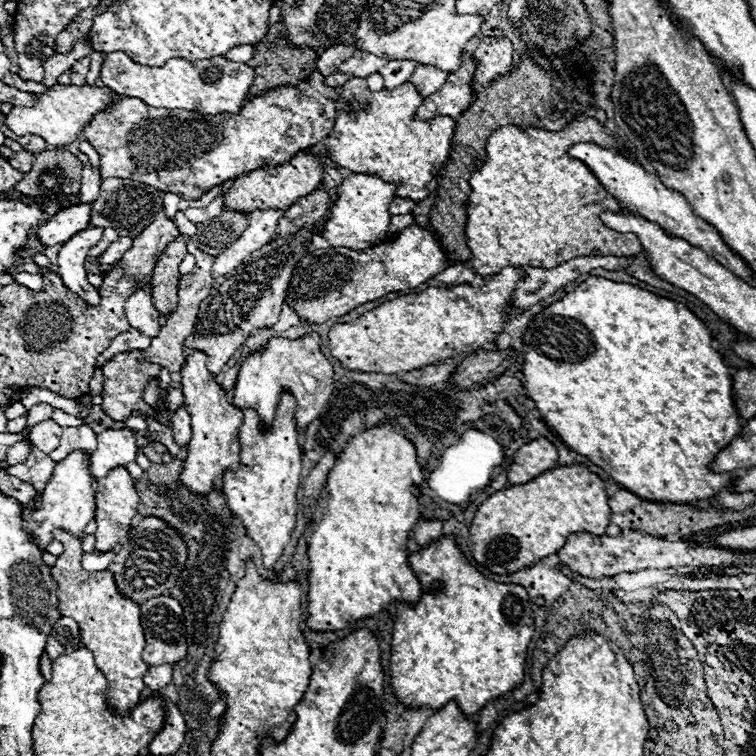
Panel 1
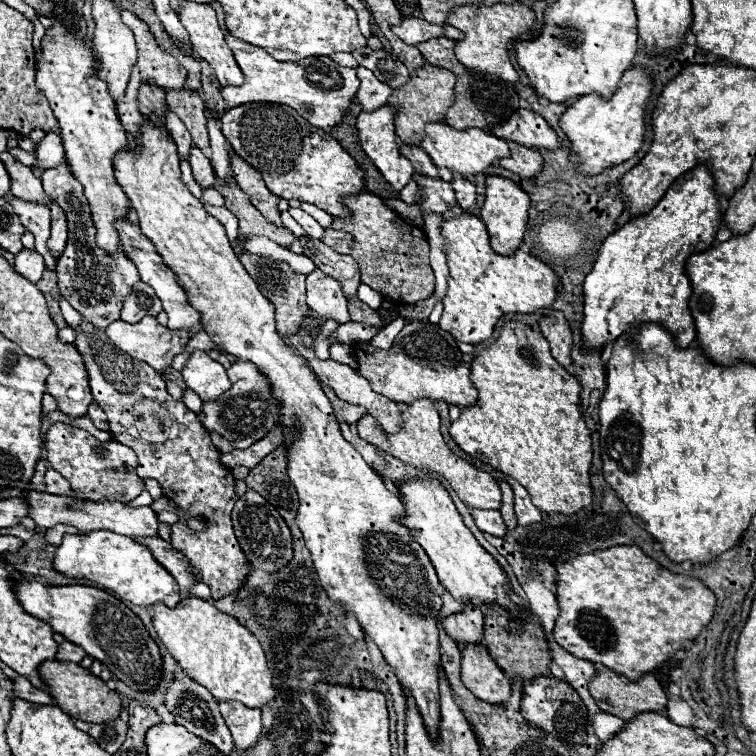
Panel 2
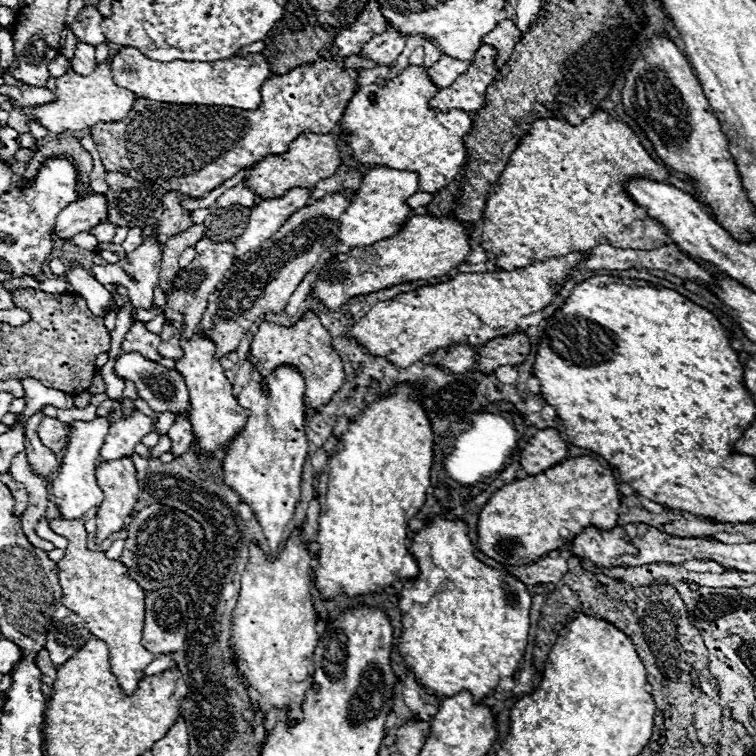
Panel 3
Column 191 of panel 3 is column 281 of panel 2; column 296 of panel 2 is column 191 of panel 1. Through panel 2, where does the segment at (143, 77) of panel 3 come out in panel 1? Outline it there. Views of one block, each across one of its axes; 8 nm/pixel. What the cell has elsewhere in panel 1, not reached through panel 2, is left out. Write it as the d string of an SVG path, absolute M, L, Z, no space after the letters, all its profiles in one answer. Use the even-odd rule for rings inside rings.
M112 52L104 56L102 70L100 70L100 80L106 88L114 90L118 96L132 96L140 98L144 104L154 106L154 108L170 108L170 110L190 110L190 112L200 112L202 116L216 116L220 112L236 112L244 106L244 98L248 94L248 88L252 86L254 80L254 70L246 64L238 64L232 60L226 60L224 56L218 58L208 58L208 60L184 60L184 58L172 58L164 66L148 68L134 64L124 52Z

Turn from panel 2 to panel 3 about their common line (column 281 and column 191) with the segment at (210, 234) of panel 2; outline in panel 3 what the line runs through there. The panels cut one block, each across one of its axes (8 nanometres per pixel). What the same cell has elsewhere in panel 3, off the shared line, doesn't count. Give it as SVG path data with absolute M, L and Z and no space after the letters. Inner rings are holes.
M202 332L192 338L184 338L182 342L184 358L176 362L176 370L184 376L190 392L190 424L194 428L194 436L198 440L198 448L204 454L212 454L216 450L226 448L226 444L240 432L246 424L248 410L244 410L236 396L232 394L232 384L228 382L220 360L216 358L214 342Z

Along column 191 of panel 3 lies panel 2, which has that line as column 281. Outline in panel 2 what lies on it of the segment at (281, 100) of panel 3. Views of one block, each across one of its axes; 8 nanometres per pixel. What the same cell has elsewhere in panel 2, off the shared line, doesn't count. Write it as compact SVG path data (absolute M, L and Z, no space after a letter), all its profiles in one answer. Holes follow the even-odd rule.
M248 102L230 108L220 122L234 152L262 174L272 194L316 204L332 216L352 216L344 198L364 190L364 170L330 134L310 126L296 110L274 102Z

